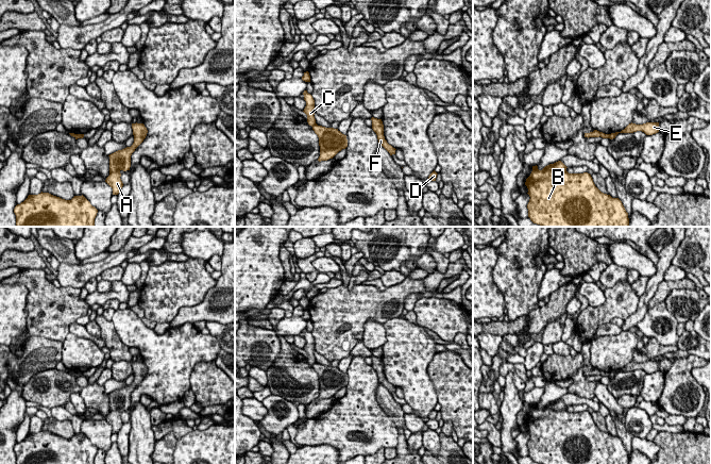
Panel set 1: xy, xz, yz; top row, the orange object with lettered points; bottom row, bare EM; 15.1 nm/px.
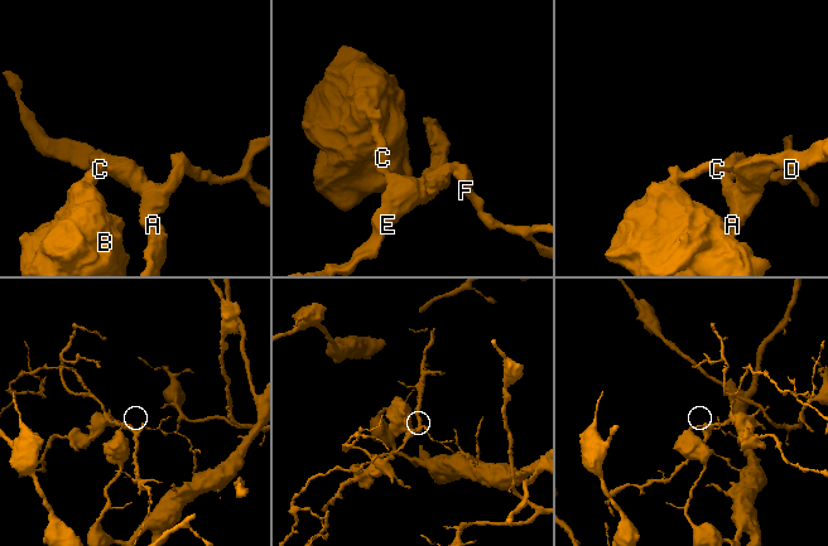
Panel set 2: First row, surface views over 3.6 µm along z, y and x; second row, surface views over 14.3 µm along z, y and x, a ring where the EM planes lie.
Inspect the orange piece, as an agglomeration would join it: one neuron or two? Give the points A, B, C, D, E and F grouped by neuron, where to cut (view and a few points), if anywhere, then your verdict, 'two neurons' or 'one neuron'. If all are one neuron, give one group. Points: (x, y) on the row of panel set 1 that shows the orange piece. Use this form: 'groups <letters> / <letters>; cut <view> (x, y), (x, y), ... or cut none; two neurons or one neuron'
groups A D E F / B C; cut xz (316, 123), (311, 126); two neurons

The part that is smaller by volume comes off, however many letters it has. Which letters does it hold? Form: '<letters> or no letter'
A, D, E, F

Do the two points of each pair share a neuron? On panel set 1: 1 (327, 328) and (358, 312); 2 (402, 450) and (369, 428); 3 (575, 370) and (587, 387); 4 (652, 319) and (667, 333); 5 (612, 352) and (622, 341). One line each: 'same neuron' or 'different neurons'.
1: same neuron
2: different neurons
3: same neuron
4: same neuron
5: same neuron

